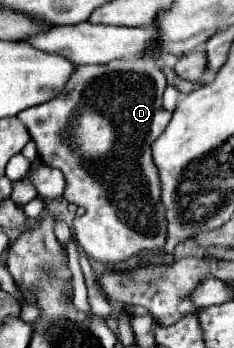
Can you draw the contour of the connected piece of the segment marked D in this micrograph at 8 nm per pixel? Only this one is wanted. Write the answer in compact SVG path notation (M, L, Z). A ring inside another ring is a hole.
M154 58L112 60L102 66L78 66L56 98L18 114L22 124L28 128L30 138L36 142L38 156L44 164L64 172L64 198L86 208L84 216L74 218L74 238L78 246L98 262L118 264L134 254L160 250L166 242L164 204L160 200L158 172L152 164L150 150L150 144L164 132L172 118L172 112L162 108L164 88L166 76ZM88 88L92 88L92 106L86 102Z

